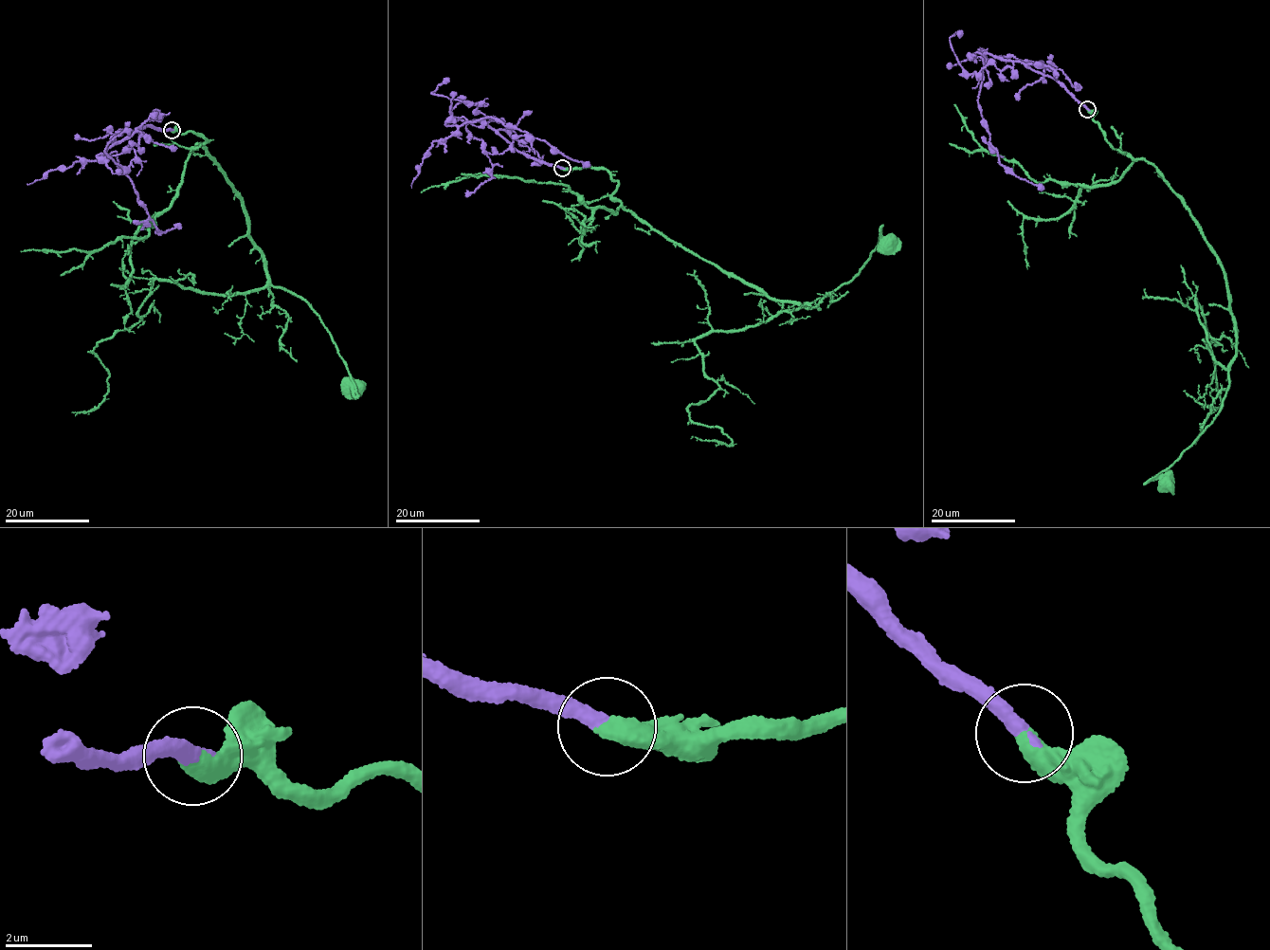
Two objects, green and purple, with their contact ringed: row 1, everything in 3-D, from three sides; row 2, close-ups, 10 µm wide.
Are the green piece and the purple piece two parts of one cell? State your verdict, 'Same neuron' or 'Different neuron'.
Same neuron

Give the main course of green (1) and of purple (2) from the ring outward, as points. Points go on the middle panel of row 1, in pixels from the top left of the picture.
1: (561, 168), (605, 169), (653, 229), (780, 301), (823, 297), (886, 244)
2: (561, 168), (541, 163), (520, 153), (480, 121), (466, 123), (460, 119), (455, 124), (491, 117), (589, 166)

